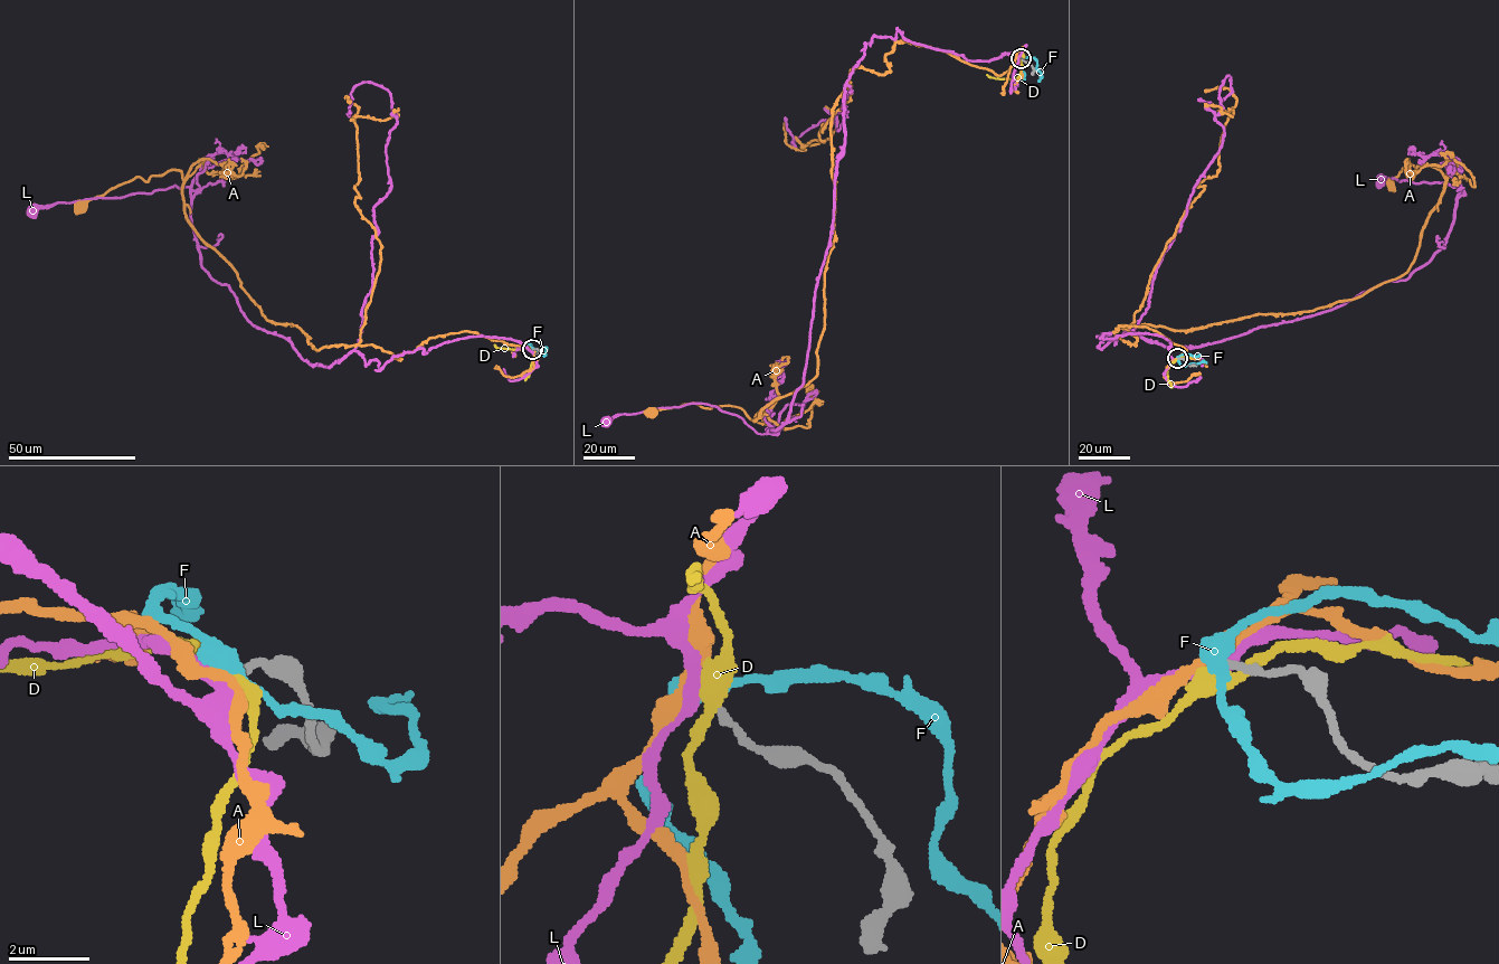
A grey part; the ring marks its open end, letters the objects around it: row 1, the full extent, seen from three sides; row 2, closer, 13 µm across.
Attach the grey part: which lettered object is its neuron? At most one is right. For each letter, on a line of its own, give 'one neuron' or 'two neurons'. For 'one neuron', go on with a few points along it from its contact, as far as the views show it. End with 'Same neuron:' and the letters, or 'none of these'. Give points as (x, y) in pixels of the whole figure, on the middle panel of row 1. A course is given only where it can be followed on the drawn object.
A: two neurons
D: two neurons
F: two neurons
L: two neurons
Same neuron: none of these

